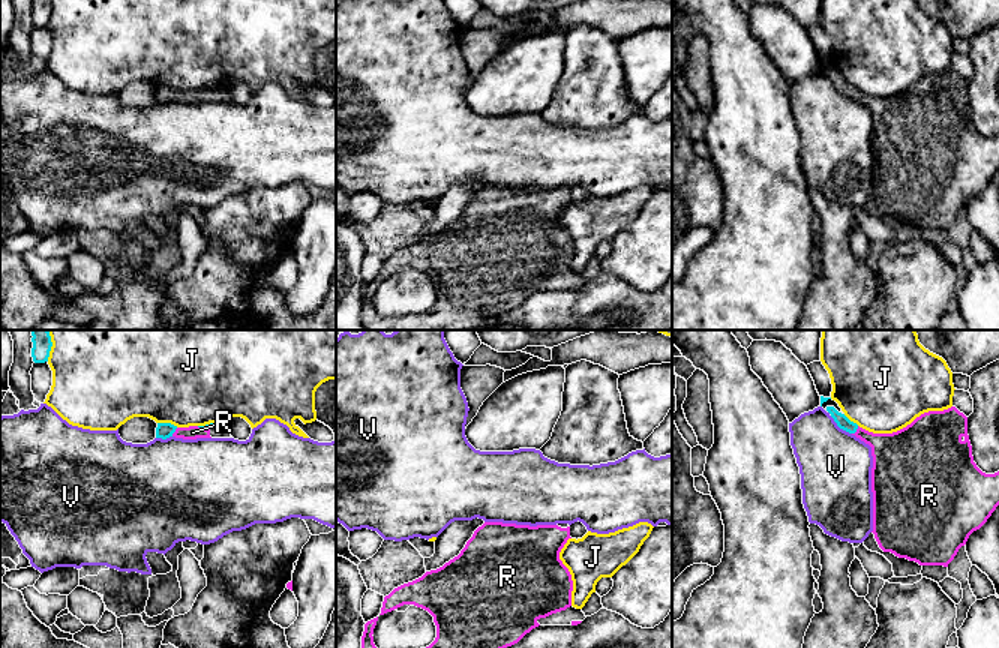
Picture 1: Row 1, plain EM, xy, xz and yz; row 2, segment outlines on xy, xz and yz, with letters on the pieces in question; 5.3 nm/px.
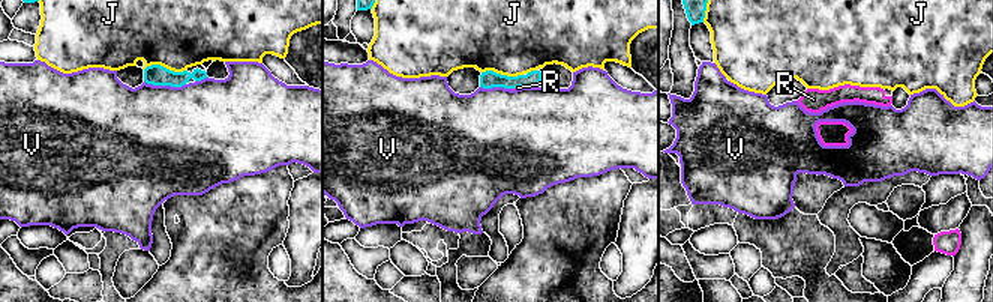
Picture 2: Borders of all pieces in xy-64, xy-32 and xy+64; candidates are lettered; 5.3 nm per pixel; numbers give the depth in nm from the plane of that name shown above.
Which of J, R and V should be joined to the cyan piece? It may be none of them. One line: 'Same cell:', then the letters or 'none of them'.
Same cell: none of them

